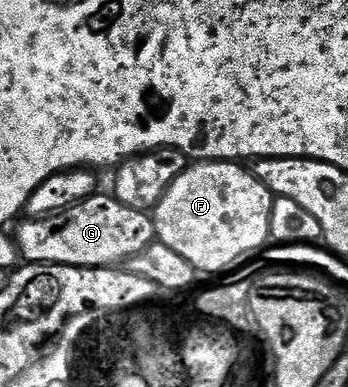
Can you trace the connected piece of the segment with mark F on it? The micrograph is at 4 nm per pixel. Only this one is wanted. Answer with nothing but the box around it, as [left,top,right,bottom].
[153,161,273,274]

